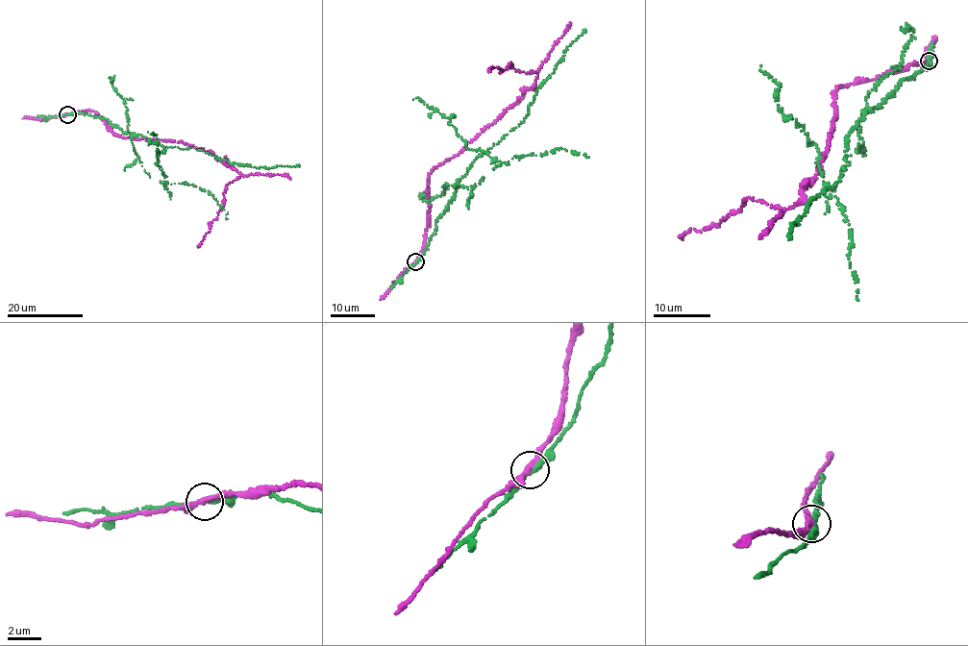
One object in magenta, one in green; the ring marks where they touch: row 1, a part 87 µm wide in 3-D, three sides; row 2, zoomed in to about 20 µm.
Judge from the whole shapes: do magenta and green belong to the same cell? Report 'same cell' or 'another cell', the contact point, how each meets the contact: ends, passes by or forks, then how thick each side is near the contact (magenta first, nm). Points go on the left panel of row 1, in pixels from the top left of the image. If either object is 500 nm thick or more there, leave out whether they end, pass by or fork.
another cell; at (67, 114); magenta passes by; green passes by; 320 nm thick on the magenta side, 280 nm on the other

